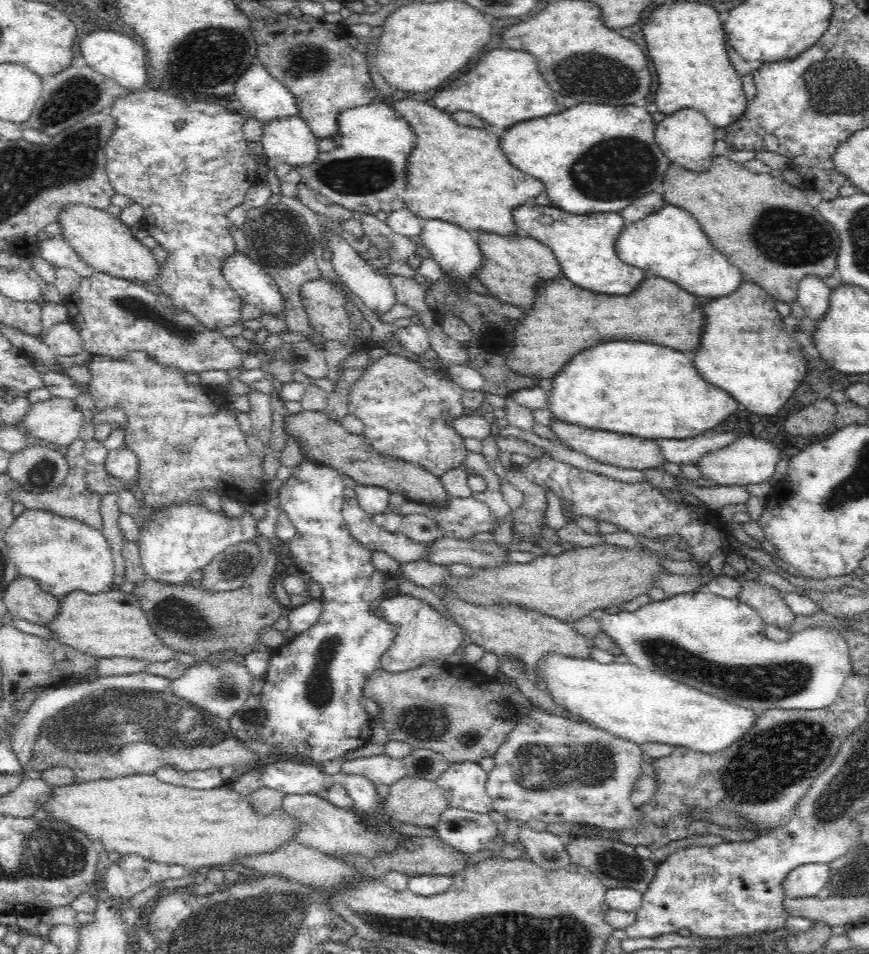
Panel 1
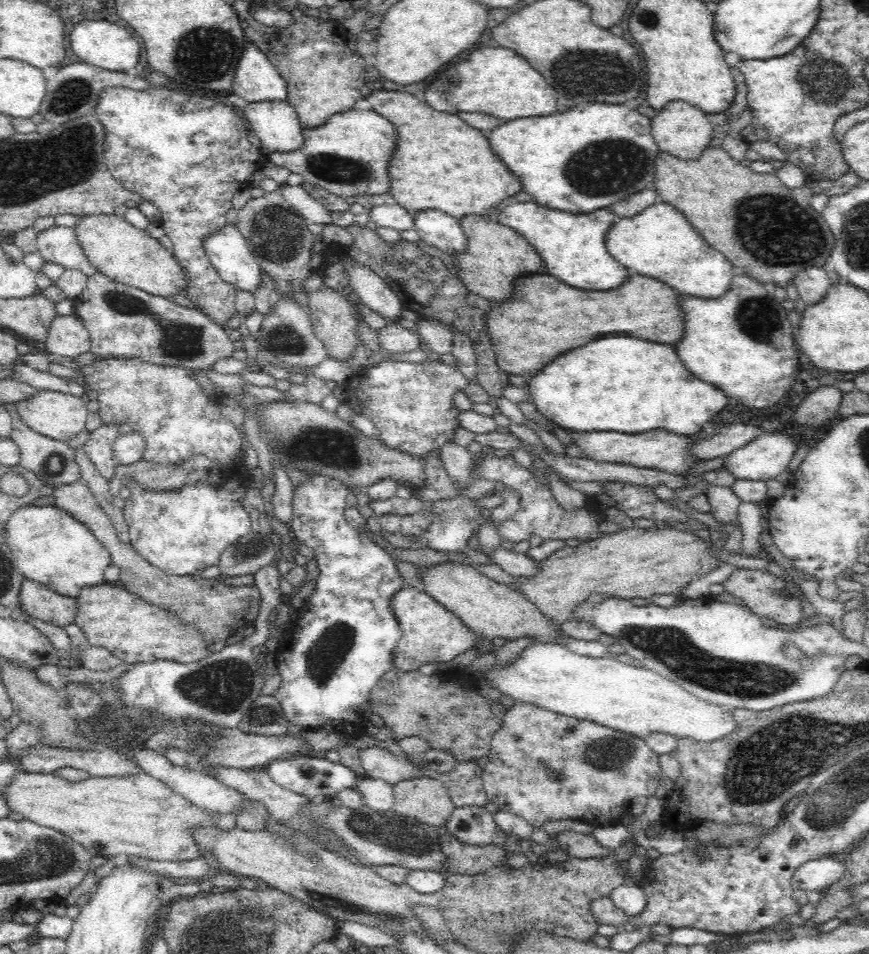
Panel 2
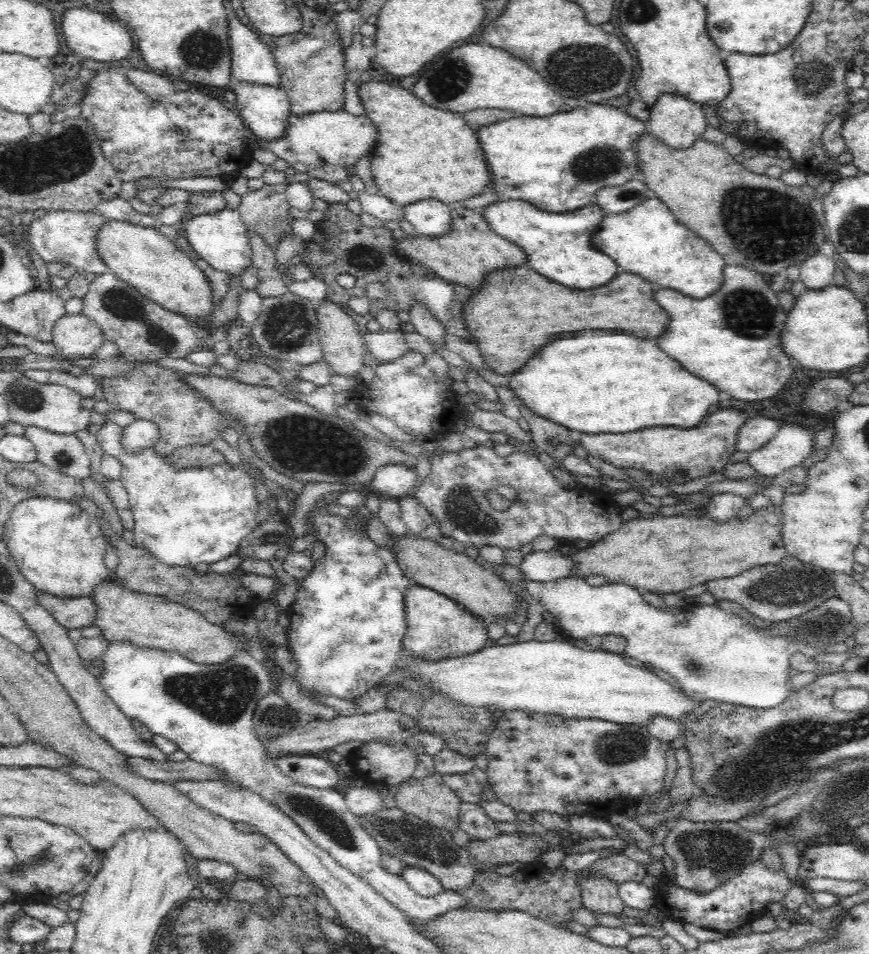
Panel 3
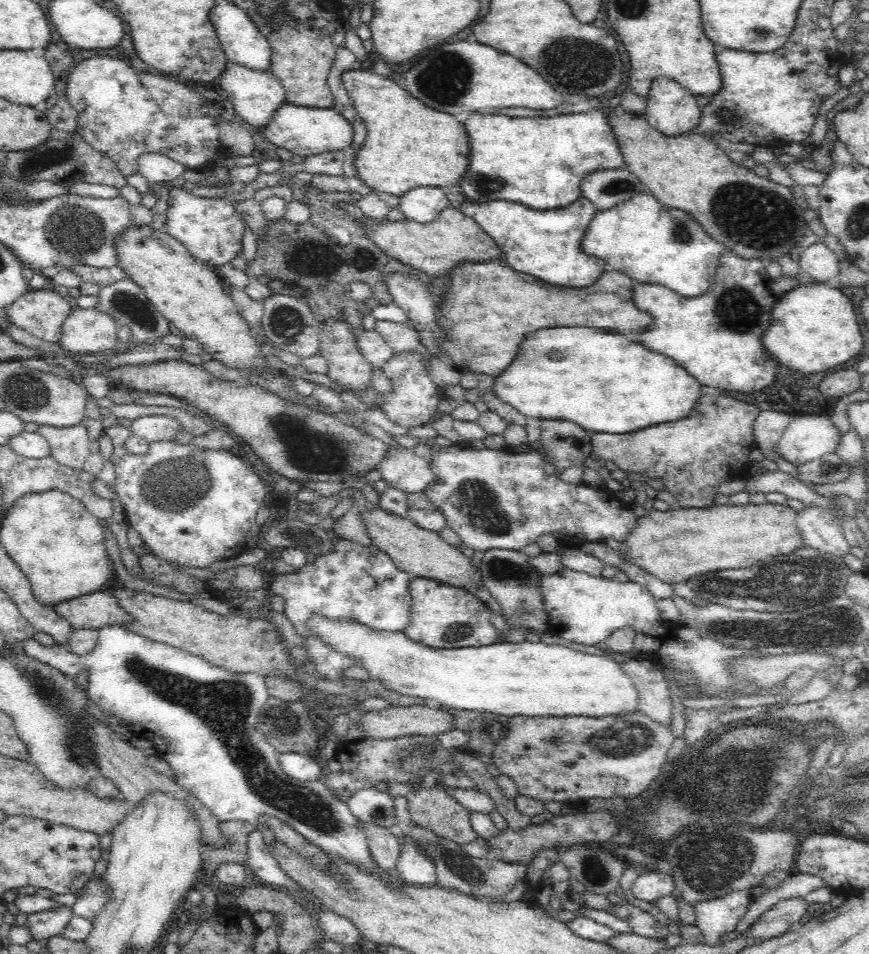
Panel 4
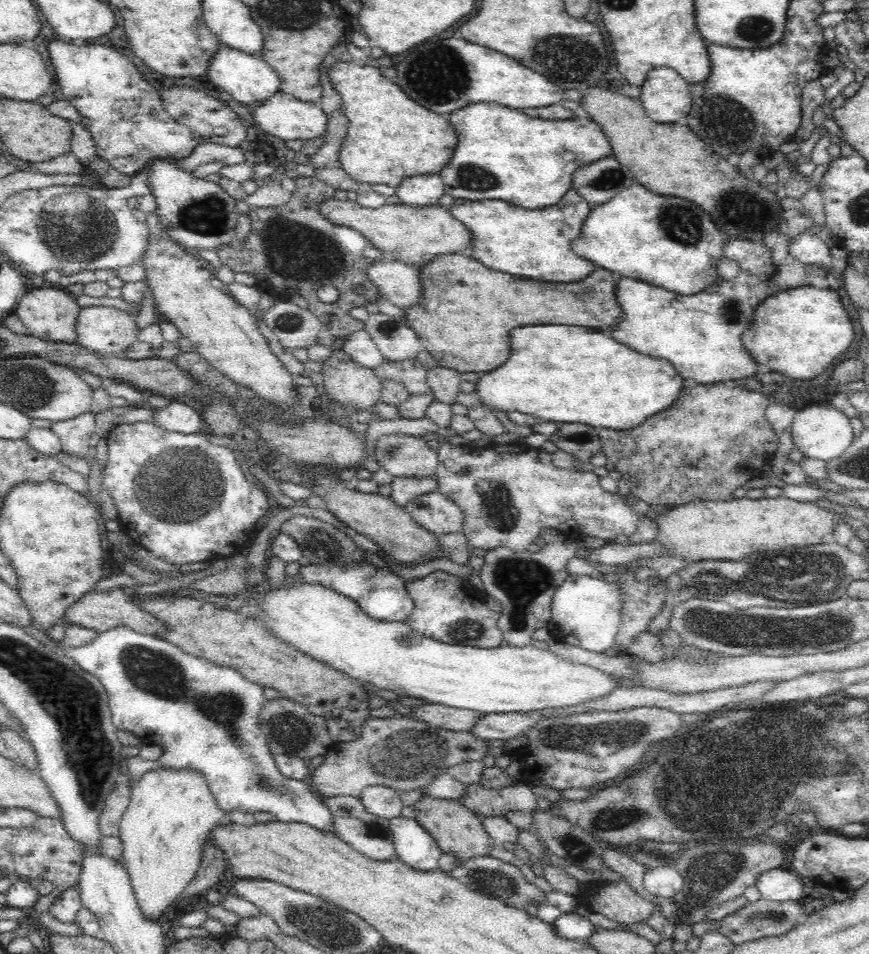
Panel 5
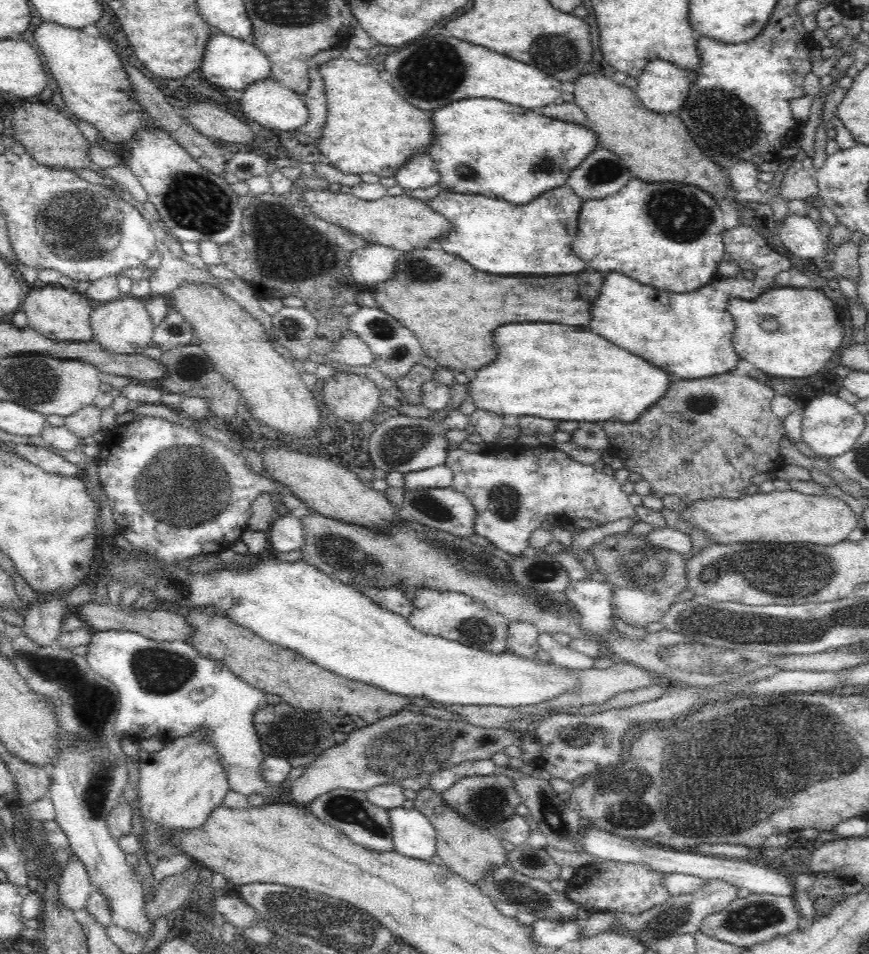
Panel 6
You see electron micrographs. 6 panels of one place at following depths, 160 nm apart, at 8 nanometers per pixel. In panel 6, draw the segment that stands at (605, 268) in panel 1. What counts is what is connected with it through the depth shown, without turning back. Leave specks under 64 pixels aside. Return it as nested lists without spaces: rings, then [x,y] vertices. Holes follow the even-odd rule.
[[[564,184],[544,192],[528,204],[458,192],[441,192],[424,204],[448,220],[450,230],[436,238],[440,250],[464,260],[476,270],[490,274],[570,274],[588,269],[572,252],[572,242],[578,232],[579,211],[583,201]]]

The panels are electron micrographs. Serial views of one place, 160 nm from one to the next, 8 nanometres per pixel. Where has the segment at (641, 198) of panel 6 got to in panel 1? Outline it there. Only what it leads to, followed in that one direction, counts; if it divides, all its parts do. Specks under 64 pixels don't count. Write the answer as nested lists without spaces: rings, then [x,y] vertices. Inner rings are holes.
[[[666,204],[666,207],[652,212],[643,220],[629,223],[622,228],[615,243],[615,250],[621,262],[628,262],[644,272],[672,280],[680,288],[697,297],[714,299],[728,296],[742,282],[742,273],[732,266],[715,246],[699,223],[682,208]]]

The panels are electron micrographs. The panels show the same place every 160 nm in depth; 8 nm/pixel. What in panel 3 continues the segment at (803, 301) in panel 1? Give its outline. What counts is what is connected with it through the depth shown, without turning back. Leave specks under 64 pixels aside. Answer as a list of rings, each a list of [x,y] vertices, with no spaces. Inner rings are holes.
[[[821,250],[813,256],[807,257],[800,264],[800,278],[807,288],[826,288],[833,284],[837,267],[829,252]]]

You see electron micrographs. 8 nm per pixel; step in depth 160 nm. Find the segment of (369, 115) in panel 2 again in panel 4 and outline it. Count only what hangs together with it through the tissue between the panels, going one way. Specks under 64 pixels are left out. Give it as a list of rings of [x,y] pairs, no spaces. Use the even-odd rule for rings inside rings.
[[[284,102],[274,110],[274,114],[268,118],[268,124],[260,128],[264,132],[264,138],[269,148],[286,148],[298,156],[312,156],[320,152],[332,152],[342,150],[353,140],[353,128],[346,118],[336,113],[333,108],[312,108],[296,106]]]

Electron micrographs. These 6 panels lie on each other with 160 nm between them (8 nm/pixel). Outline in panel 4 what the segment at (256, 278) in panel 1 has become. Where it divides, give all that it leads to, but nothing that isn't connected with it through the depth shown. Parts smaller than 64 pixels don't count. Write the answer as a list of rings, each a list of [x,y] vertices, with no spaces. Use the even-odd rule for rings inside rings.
[[[168,181],[160,183],[167,187],[170,201],[165,218],[165,231],[194,256],[210,268],[229,264],[237,252],[243,250],[242,238],[245,230],[243,219],[233,203],[226,198],[203,198],[195,196],[183,186],[173,186]]]

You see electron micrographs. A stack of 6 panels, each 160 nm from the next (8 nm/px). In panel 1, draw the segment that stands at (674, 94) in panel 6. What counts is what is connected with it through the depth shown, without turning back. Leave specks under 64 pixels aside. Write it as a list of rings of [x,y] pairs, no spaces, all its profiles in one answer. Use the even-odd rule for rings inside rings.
[[[680,108],[680,110],[664,116],[662,120],[657,122],[654,138],[671,162],[692,172],[704,172],[712,164],[712,148],[716,141],[715,130],[716,127],[709,123],[703,112],[695,108]]]

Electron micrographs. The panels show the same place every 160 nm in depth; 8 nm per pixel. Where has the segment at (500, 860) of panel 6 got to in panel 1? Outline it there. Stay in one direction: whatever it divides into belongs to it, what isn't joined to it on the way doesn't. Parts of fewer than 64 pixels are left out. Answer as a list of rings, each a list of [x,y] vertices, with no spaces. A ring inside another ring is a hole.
[[[407,774],[389,786],[383,814],[403,824],[434,827],[448,807],[448,799],[437,781]]]

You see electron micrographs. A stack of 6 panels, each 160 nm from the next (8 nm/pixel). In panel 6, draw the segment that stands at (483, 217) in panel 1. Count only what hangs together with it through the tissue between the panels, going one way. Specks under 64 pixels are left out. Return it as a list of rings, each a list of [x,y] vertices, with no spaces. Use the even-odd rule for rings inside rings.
[[[339,57],[317,64],[317,72],[324,80],[326,97],[326,120],[317,145],[318,154],[328,158],[328,162],[345,173],[364,174],[372,172],[378,176],[395,176],[398,168],[422,150],[428,151],[434,140],[432,113],[406,102],[393,86],[378,75],[372,64],[360,65],[358,61]]]

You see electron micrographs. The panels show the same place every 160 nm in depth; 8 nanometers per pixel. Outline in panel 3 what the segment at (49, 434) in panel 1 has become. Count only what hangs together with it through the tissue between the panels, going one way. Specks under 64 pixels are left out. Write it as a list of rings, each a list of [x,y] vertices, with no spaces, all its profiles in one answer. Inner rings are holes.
[[[21,373],[6,388],[3,396],[8,403],[11,422],[18,422],[25,427],[37,426],[58,434],[75,434],[90,424],[90,410],[82,407],[83,396],[61,384],[42,384]]]

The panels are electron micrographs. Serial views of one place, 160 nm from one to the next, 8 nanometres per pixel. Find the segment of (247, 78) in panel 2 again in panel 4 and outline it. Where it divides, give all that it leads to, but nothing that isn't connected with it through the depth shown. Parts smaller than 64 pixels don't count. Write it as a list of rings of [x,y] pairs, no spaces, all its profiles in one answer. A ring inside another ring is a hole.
[[[232,1],[226,4],[216,4],[210,10],[210,20],[218,32],[218,43],[226,53],[228,60],[262,72],[269,70],[272,56],[270,43],[243,8],[236,6]]]

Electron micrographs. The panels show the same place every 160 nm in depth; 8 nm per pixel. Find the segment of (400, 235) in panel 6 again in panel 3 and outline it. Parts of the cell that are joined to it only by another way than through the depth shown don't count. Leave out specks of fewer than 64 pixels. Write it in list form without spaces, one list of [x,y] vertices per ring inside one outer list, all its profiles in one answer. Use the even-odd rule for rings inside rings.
[[[461,204],[452,205],[451,230],[446,234],[426,236],[414,233],[408,238],[395,239],[395,250],[400,257],[428,267],[441,279],[471,289],[480,286],[480,280],[486,272],[527,264],[526,254],[522,248],[498,236],[480,214],[475,214]]]

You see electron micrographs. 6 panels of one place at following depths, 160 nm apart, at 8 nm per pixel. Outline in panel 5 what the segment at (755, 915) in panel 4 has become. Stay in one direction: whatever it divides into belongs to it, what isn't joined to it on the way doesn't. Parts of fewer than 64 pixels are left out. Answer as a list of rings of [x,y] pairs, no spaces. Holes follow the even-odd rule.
[[[772,868],[756,876],[754,885],[764,900],[797,901],[805,894],[802,877],[782,868]]]

